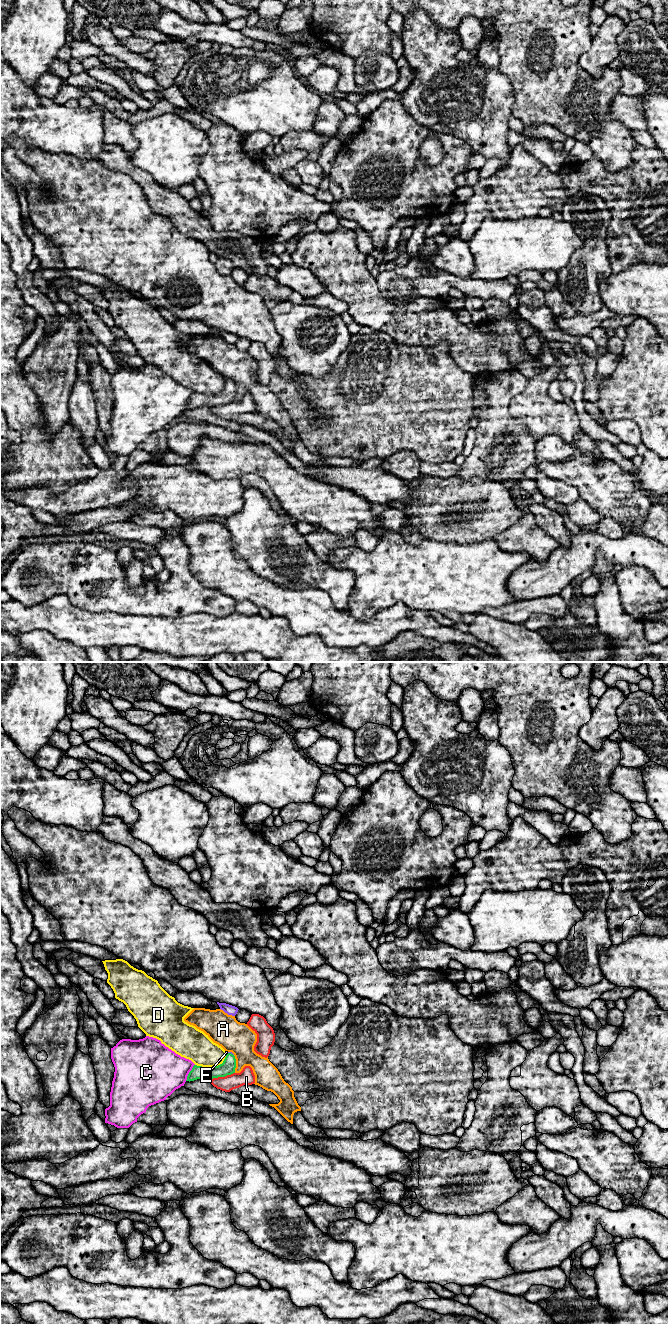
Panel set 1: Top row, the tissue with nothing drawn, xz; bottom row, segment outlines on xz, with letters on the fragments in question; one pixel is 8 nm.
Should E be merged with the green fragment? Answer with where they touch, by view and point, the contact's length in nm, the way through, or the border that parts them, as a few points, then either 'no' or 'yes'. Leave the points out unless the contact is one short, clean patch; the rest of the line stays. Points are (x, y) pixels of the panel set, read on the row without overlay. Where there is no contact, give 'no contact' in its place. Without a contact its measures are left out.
contact xz (229, 381); length 60 nm; yes

